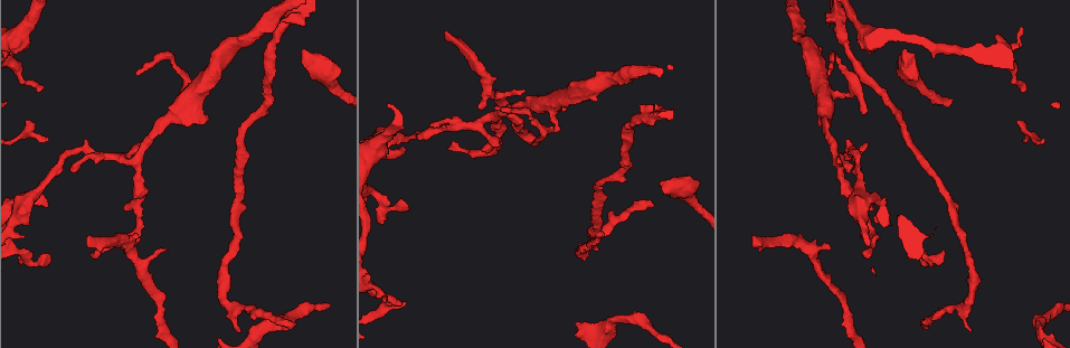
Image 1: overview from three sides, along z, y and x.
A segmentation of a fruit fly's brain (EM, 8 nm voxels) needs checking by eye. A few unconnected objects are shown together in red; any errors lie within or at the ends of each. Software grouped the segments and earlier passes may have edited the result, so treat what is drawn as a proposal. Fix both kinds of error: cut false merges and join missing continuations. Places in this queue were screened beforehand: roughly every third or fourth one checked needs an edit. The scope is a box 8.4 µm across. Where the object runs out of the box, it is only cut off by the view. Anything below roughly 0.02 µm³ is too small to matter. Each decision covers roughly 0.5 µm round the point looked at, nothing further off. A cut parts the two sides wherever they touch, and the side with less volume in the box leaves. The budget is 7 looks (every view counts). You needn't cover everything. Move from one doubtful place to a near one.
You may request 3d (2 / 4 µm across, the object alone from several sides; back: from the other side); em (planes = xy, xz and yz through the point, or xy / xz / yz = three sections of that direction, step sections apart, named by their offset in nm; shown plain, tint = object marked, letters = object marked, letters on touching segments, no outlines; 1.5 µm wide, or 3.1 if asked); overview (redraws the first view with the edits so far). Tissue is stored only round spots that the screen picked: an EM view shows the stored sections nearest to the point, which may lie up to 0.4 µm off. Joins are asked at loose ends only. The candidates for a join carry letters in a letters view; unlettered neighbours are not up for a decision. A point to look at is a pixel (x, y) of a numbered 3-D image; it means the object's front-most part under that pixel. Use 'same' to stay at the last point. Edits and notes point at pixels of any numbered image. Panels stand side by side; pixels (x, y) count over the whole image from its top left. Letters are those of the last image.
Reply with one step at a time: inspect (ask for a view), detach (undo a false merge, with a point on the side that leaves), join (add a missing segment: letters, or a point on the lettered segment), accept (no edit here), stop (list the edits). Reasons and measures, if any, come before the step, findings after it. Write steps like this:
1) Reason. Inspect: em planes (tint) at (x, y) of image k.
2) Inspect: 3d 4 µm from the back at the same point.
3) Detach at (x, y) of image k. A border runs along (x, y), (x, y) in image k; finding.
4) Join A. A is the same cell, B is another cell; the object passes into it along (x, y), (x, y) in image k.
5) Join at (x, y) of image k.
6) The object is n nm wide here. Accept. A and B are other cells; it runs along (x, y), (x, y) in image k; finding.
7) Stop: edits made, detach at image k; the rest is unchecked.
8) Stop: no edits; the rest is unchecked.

Free end. Inspect: 3d 2 µm at (445, 33) of image 1.

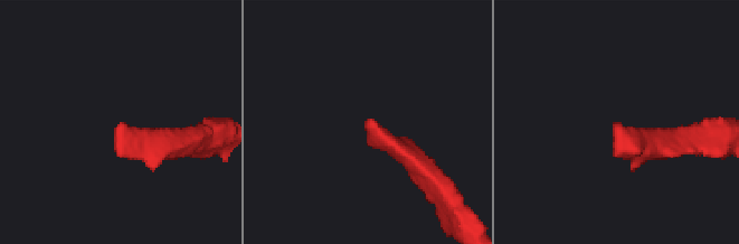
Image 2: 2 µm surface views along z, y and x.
Inspect: em xz step 4 (letters) at (615, 137) of image 2.

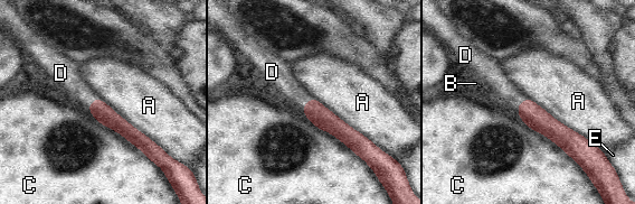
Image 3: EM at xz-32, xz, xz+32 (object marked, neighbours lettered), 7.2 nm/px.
Cut it another way. Inspect: em planes (letters) at the same point.

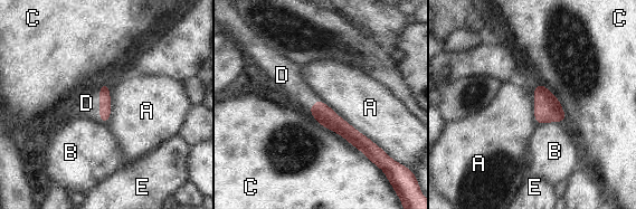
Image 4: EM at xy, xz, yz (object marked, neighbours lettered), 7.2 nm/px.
The longest contact is with A, 600 nm. Join D. D is the same cell, A, B, C and E are other cells; the neuron continues.

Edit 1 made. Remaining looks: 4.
A fork. Inspect: 3d 2 µm at (23, 203) of image 1.

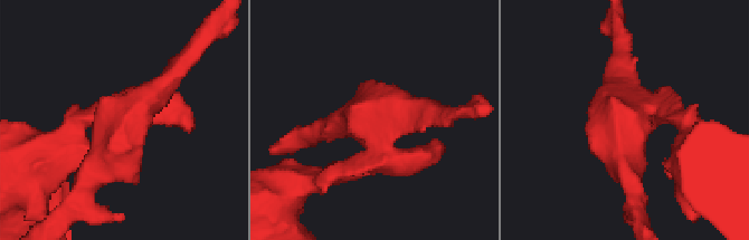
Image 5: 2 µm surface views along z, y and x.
Inspect: em yz step 4 (letters) at (123, 120) of image 5.

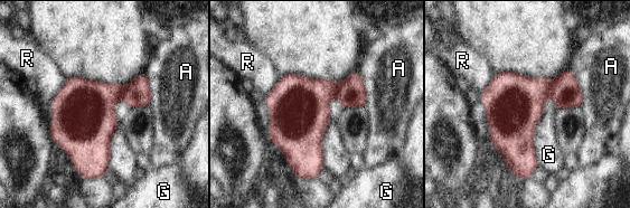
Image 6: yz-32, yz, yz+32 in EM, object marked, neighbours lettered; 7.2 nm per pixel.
Cut it another way. Inspect: em planes (letters) at the same point.

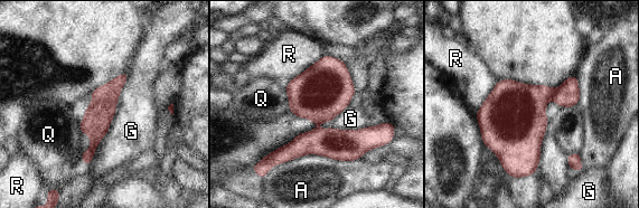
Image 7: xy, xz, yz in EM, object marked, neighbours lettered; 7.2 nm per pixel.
Detach at (567, 94) of image 7. A, G, Q and R are other cells; a border runs along (554, 91), (551, 96) in image 7; a second neuron is stuck on.

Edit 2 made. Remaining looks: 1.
Stop: edits made, join at image 4, detach at image 7; the rest is unchecked.

